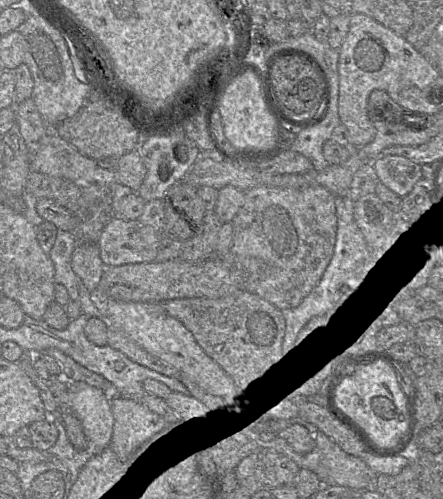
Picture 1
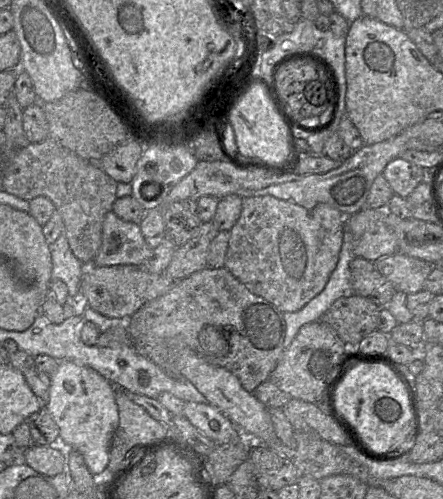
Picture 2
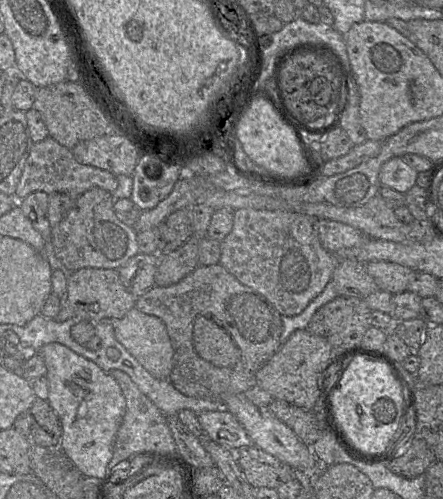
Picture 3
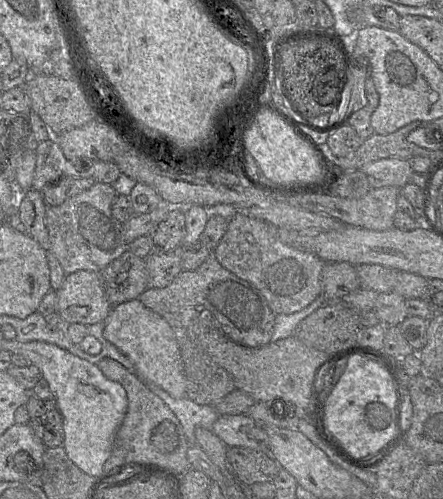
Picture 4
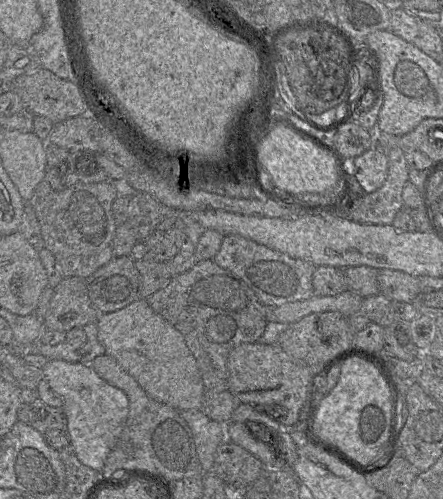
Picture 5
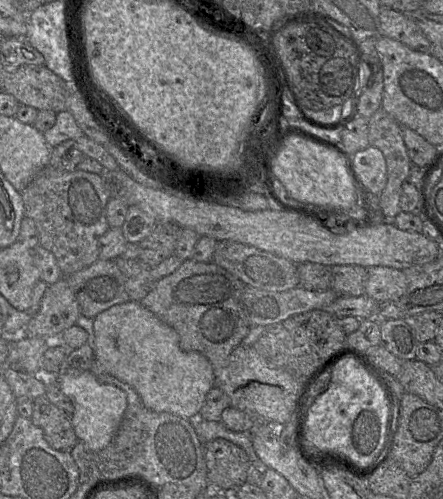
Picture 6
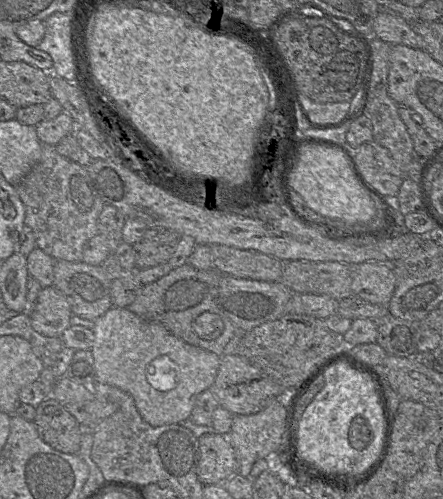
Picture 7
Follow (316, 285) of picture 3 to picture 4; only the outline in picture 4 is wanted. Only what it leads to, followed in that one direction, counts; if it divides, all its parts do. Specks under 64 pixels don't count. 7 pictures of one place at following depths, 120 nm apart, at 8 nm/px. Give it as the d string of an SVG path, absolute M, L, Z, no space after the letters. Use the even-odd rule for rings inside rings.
M242 212L229 219L227 231L213 257L256 287L276 315L301 311L321 295L320 275L326 262L311 252L284 244L277 238L277 227Z

